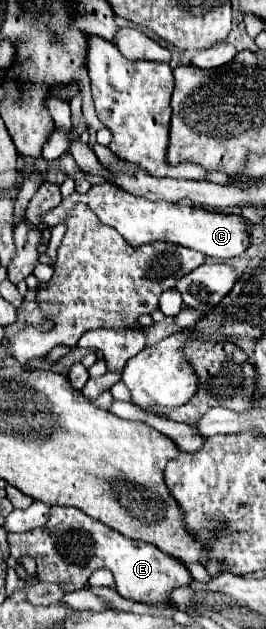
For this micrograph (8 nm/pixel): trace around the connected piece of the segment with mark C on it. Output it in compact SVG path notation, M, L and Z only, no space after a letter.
M111 183L93 185L85 195L73 193L69 197L65 197L57 207L53 207L53 209L49 209L49 213L41 215L41 223L47 225L49 229L53 229L55 225L59 225L65 219L67 211L77 201L87 203L89 209L99 217L99 221L117 229L121 233L121 237L125 237L125 241L135 247L141 247L145 243L153 243L153 241L167 241L167 243L189 247L189 249L197 249L197 251L201 251L209 257L215 257L215 259L237 257L249 247L247 223L243 217L211 213L201 207L181 207L181 205L169 203L169 201L149 201L145 197L131 195Z

